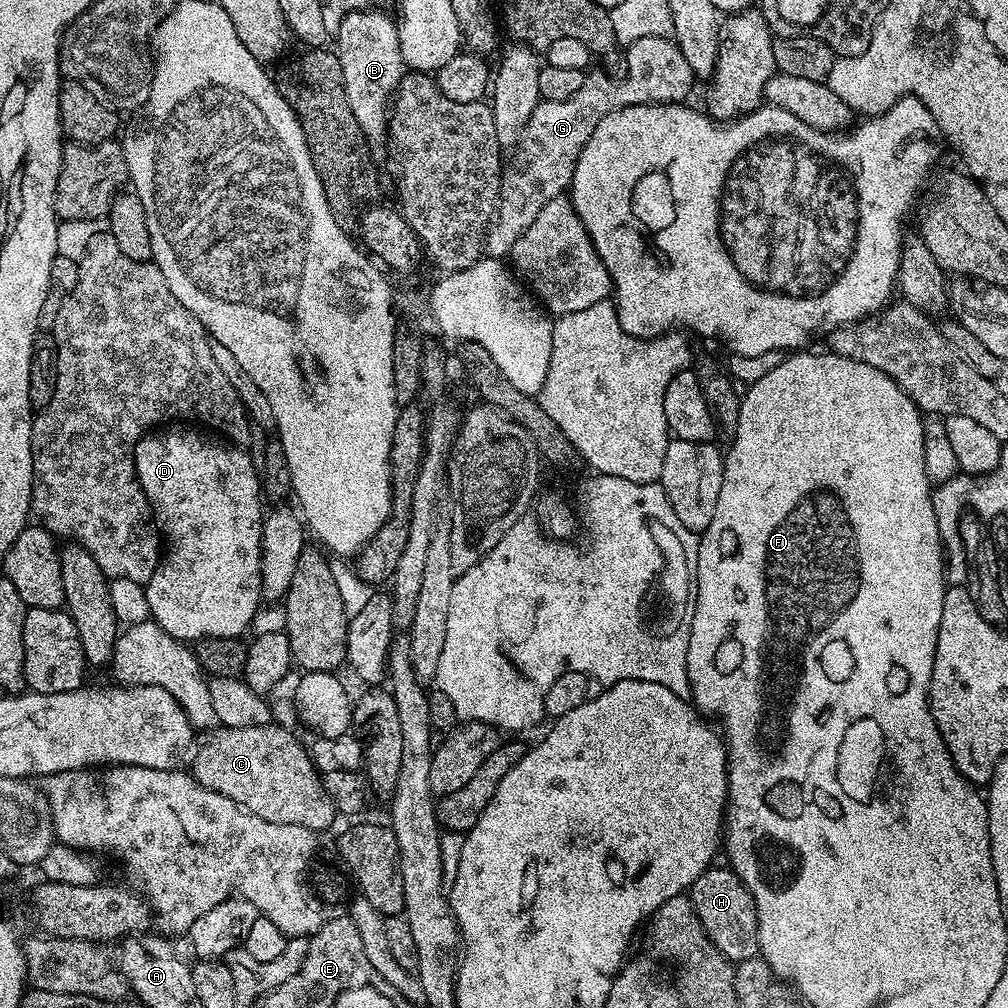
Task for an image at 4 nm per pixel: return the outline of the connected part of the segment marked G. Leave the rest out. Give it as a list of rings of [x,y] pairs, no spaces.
[[[666,36],[638,38],[632,44],[627,45],[622,52],[622,67],[615,74],[609,74],[600,66],[594,68],[585,71],[582,87],[579,88],[578,94],[574,94],[574,98],[566,98],[566,102],[541,100],[534,106],[533,113],[530,114],[529,121],[526,122],[521,132],[520,140],[511,149],[512,168],[505,167],[500,177],[500,190],[498,203],[494,208],[494,219],[486,229],[486,252],[489,257],[507,257],[512,247],[518,242],[520,235],[530,226],[530,222],[538,218],[538,210],[542,210],[546,202],[561,195],[571,185],[580,151],[586,146],[590,134],[594,134],[598,122],[606,118],[606,114],[626,106],[687,101],[686,98],[691,94],[692,83],[694,83],[690,62],[686,62],[675,39]]]

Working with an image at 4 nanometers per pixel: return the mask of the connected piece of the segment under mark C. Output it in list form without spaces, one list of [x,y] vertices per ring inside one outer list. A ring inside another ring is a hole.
[[[275,723],[252,728],[213,727],[203,733],[204,741],[192,760],[190,775],[204,788],[230,798],[266,822],[302,826],[320,834],[332,822],[334,807],[324,792],[321,773],[309,749],[303,748]]]

